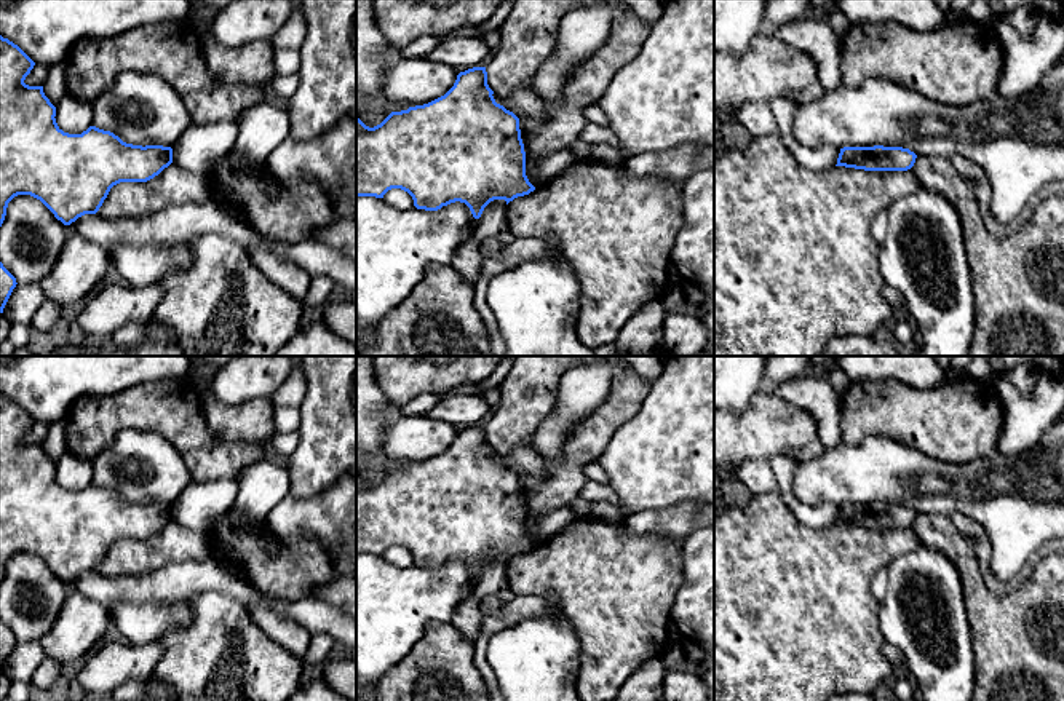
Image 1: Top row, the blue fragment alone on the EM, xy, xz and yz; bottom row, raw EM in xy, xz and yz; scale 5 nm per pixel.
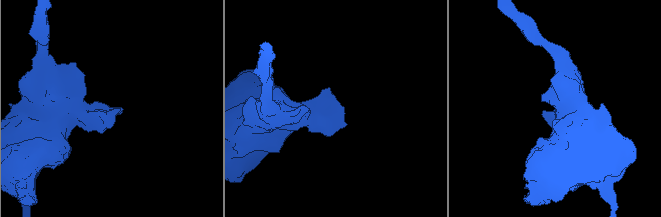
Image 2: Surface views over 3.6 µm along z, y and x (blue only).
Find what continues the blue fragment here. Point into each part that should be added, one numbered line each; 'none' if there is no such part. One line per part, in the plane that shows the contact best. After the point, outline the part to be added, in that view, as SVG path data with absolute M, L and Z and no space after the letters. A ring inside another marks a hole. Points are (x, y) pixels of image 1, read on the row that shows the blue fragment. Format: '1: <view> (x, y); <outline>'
none

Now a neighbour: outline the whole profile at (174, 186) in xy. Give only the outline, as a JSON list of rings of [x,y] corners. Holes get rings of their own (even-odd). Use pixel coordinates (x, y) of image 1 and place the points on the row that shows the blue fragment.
[[[171,163],[147,182],[113,185],[96,214],[104,219],[145,217],[169,206],[201,204],[209,198],[211,185],[204,174]]]

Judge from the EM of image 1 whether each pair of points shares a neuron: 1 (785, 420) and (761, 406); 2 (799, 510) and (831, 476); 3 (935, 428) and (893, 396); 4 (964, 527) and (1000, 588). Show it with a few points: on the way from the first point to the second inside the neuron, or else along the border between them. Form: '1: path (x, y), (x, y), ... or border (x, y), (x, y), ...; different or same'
1: path (778, 420), (767, 412); same
2: border (794, 468), (793, 494), (801, 502), (839, 506); different
3: path (925, 419), (914, 417), (903, 406); same
4: path (978, 540), (983, 548), (986, 572); same

